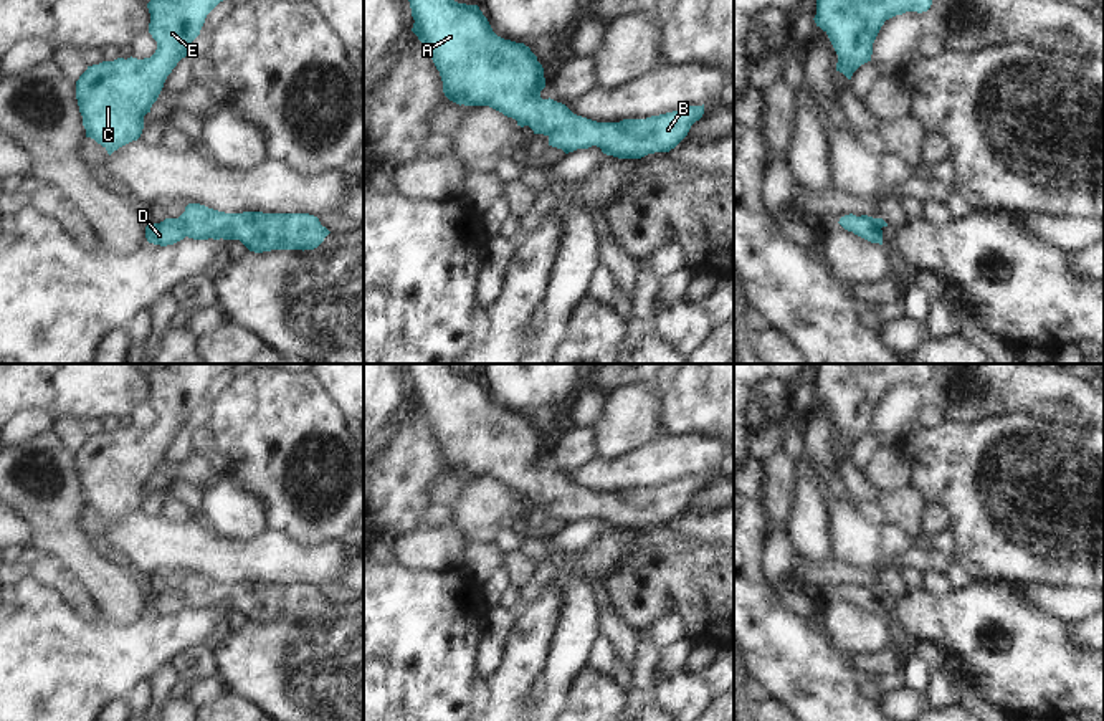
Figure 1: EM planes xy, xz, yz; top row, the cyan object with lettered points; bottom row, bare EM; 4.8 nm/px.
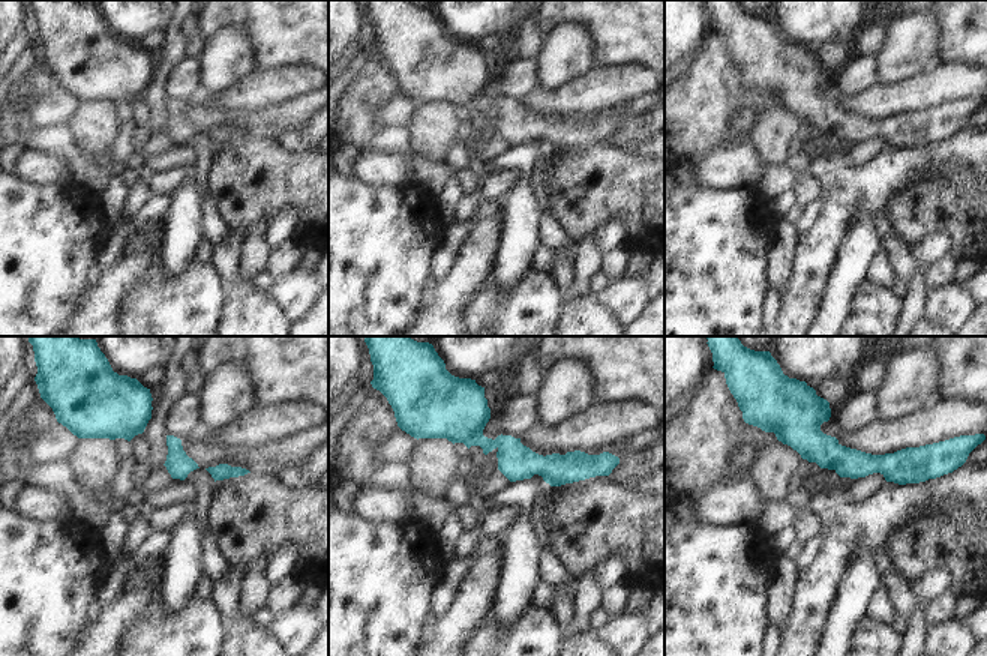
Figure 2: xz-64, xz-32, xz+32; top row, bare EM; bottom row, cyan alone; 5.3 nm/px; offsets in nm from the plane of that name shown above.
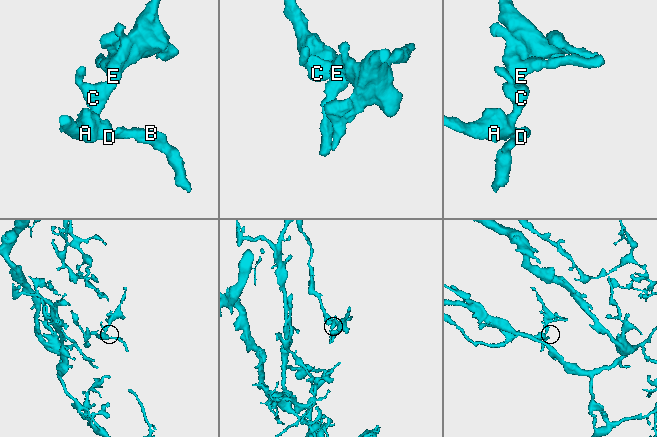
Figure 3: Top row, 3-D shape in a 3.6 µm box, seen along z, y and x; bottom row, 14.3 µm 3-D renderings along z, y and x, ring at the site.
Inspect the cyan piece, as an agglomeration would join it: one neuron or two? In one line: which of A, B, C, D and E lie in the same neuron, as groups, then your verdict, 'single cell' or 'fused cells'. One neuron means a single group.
A B C D E | single cell

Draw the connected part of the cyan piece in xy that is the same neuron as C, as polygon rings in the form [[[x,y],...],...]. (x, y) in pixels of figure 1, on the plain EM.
[[[152,364],[149,403],[157,412],[150,428],[117,428],[88,437],[76,451],[76,470],[83,486],[86,508],[94,509],[111,526],[119,518],[137,511],[144,499],[144,486],[150,483],[167,446],[187,427],[190,413],[200,405],[207,385],[235,364]]]

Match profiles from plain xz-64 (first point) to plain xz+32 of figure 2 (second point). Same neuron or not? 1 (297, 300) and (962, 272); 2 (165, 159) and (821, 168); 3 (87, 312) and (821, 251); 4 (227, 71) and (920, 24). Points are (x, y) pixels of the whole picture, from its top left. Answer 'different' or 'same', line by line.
1: different
2: different
3: same
4: same

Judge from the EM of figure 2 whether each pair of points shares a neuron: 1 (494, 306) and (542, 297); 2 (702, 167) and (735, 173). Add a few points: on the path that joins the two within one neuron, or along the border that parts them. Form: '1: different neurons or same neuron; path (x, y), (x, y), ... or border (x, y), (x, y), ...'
1: same neuron; path (506, 306), (530, 306)
2: same neuron; path (710, 168), (728, 168)

